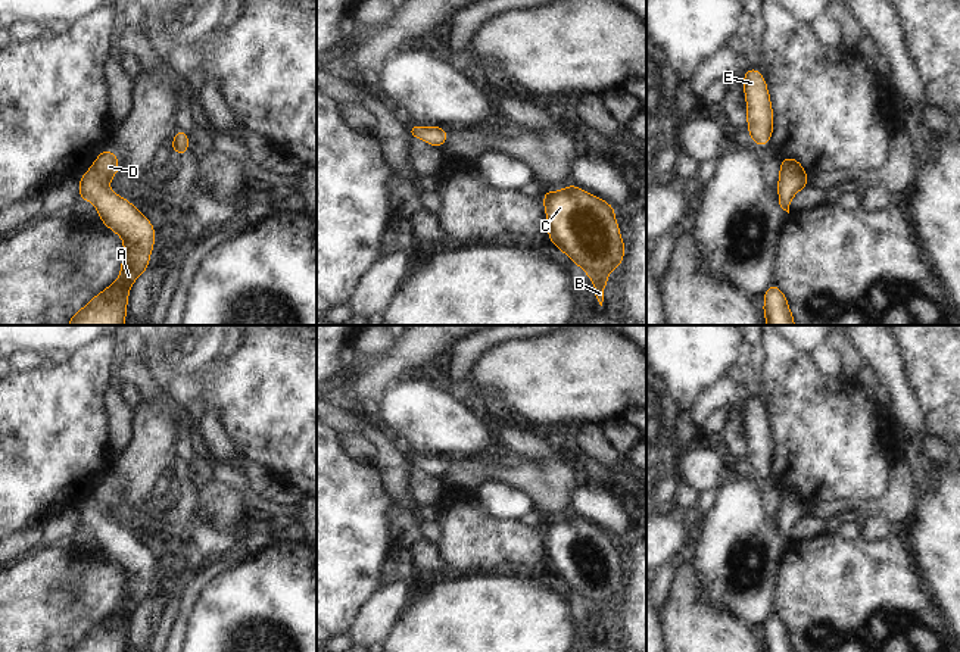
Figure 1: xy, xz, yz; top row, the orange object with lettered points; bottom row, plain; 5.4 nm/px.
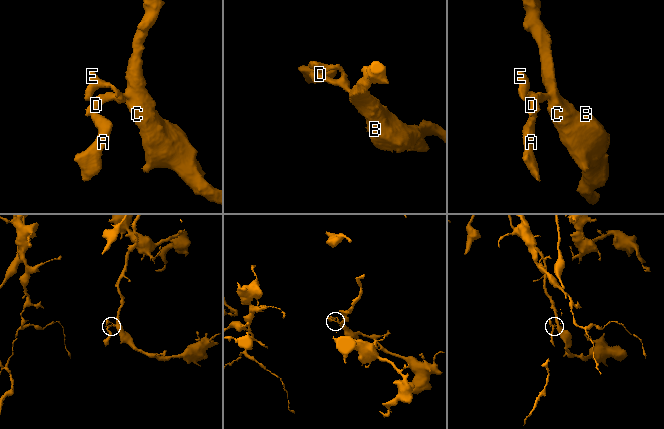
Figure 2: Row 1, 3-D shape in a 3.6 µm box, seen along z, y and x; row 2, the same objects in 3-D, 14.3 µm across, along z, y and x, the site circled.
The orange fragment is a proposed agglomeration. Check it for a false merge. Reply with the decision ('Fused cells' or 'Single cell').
Single cell

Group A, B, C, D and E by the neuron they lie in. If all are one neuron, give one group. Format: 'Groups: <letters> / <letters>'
Groups: A B C D E

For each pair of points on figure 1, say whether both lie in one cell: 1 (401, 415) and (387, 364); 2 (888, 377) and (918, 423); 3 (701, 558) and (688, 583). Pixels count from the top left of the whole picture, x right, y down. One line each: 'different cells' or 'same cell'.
1: different cells
2: same cell
3: different cells

